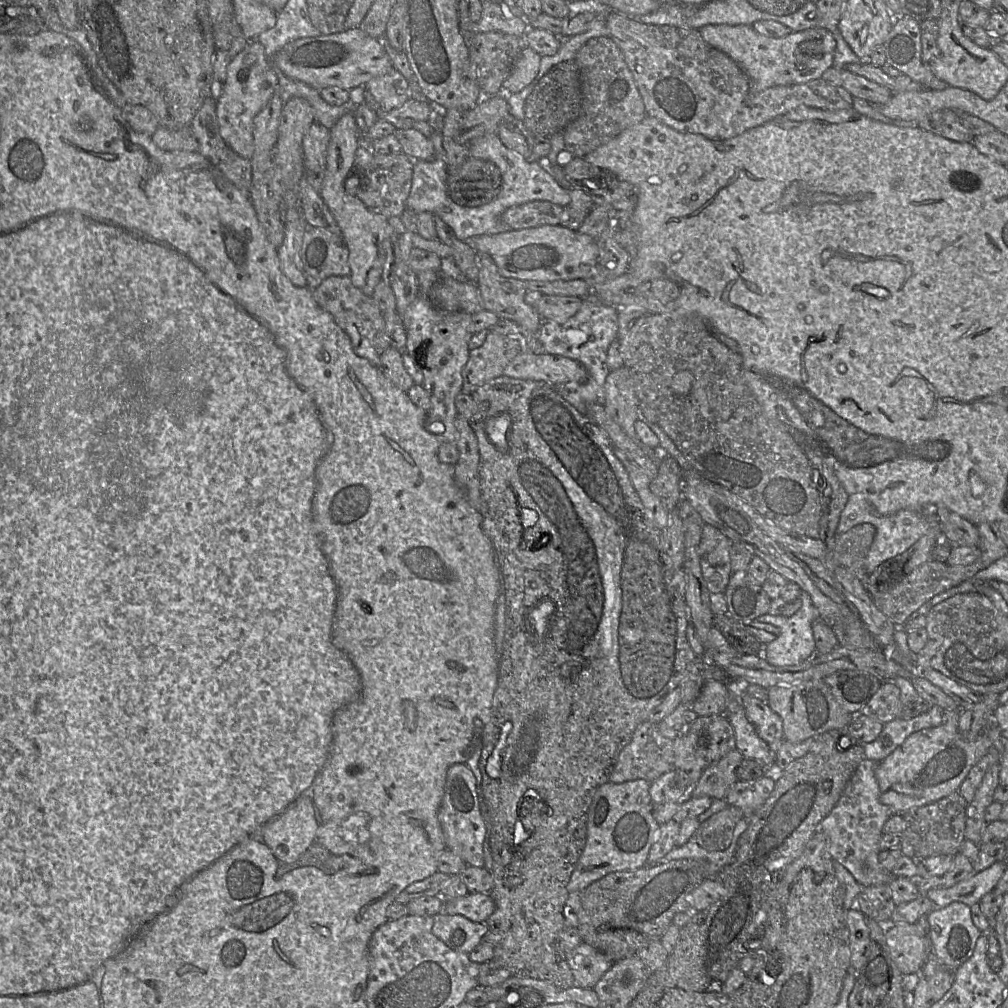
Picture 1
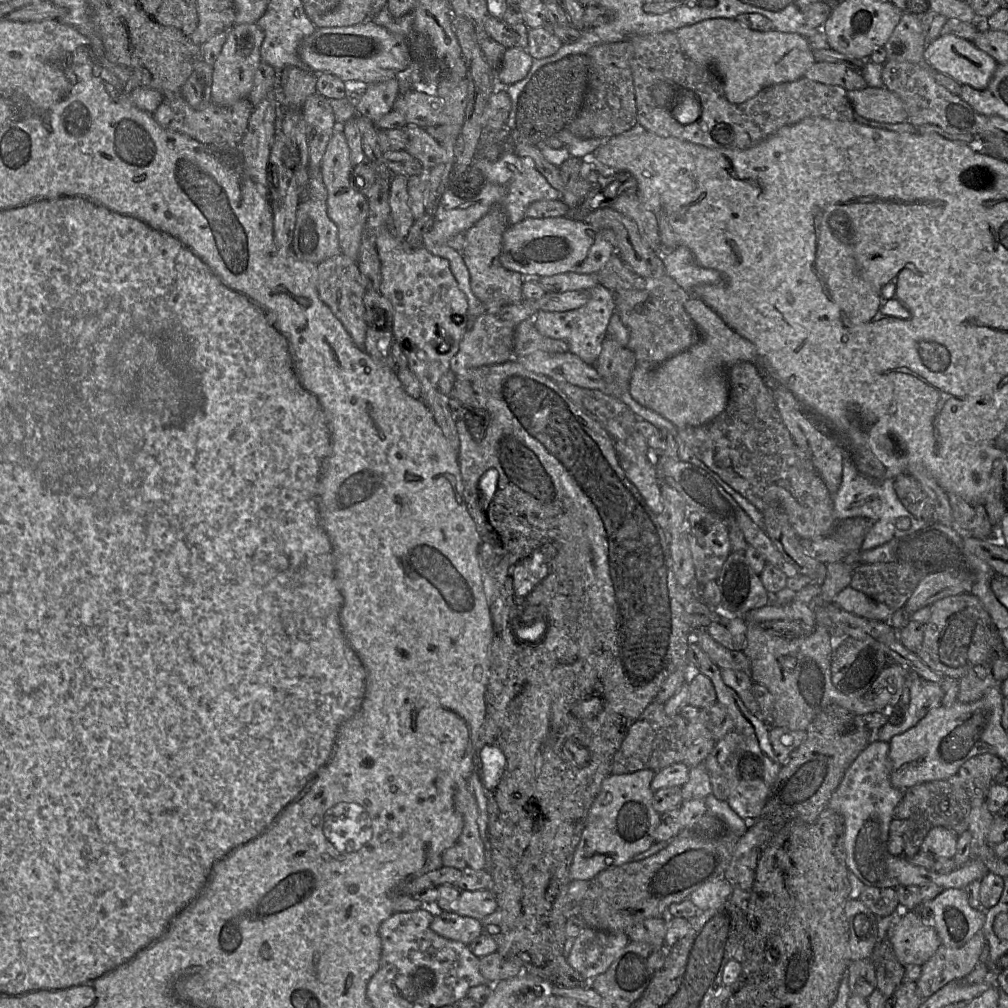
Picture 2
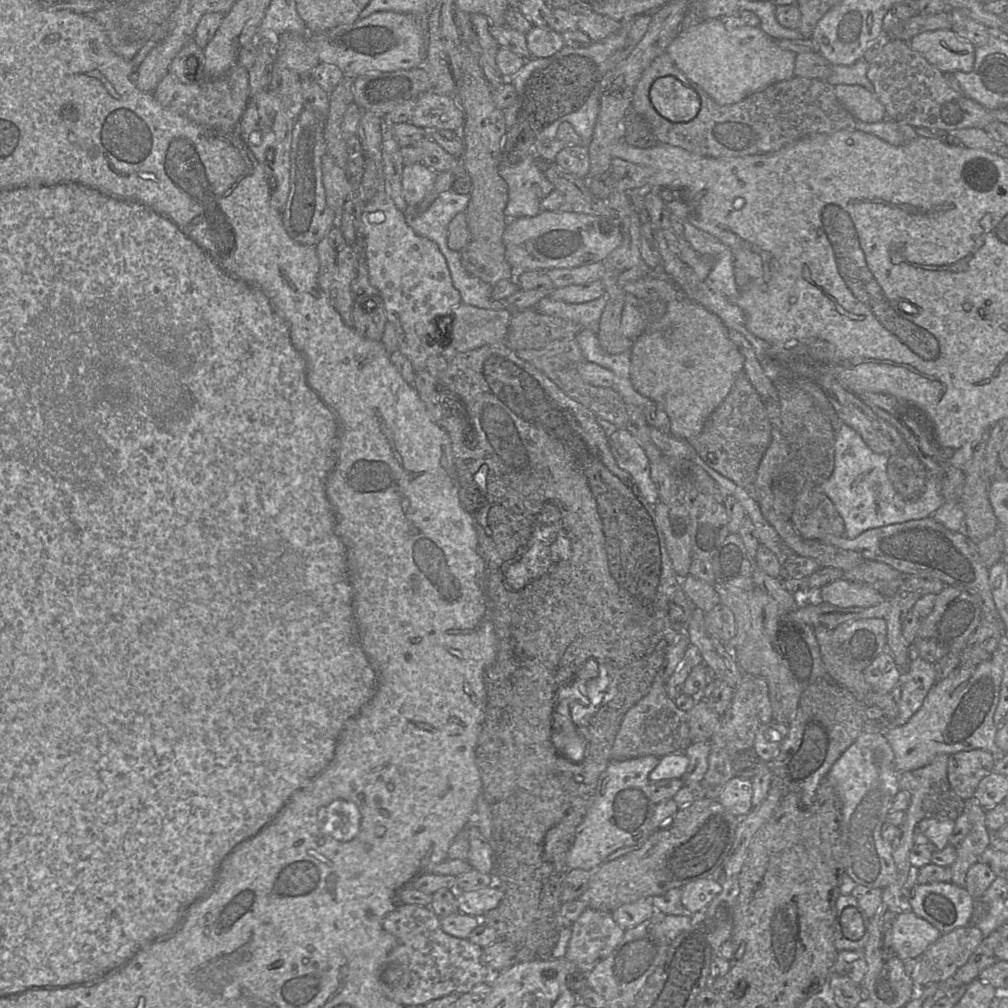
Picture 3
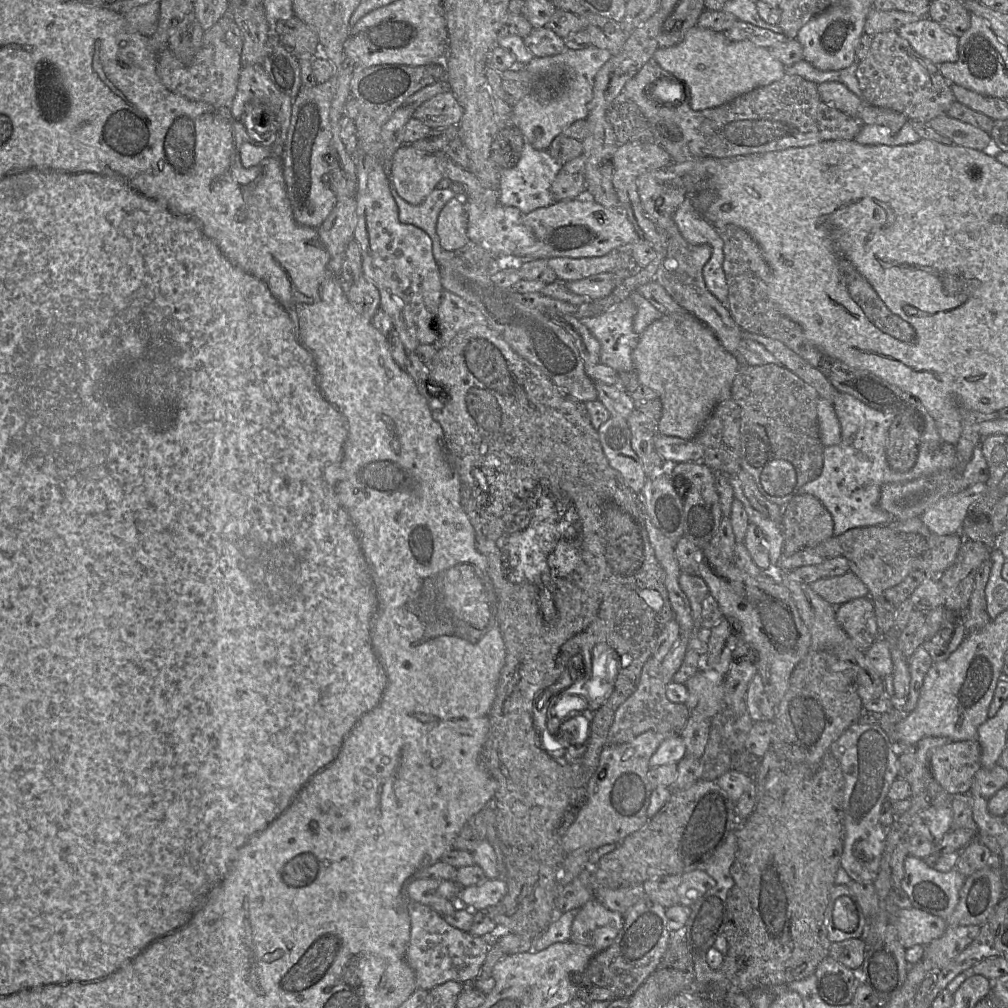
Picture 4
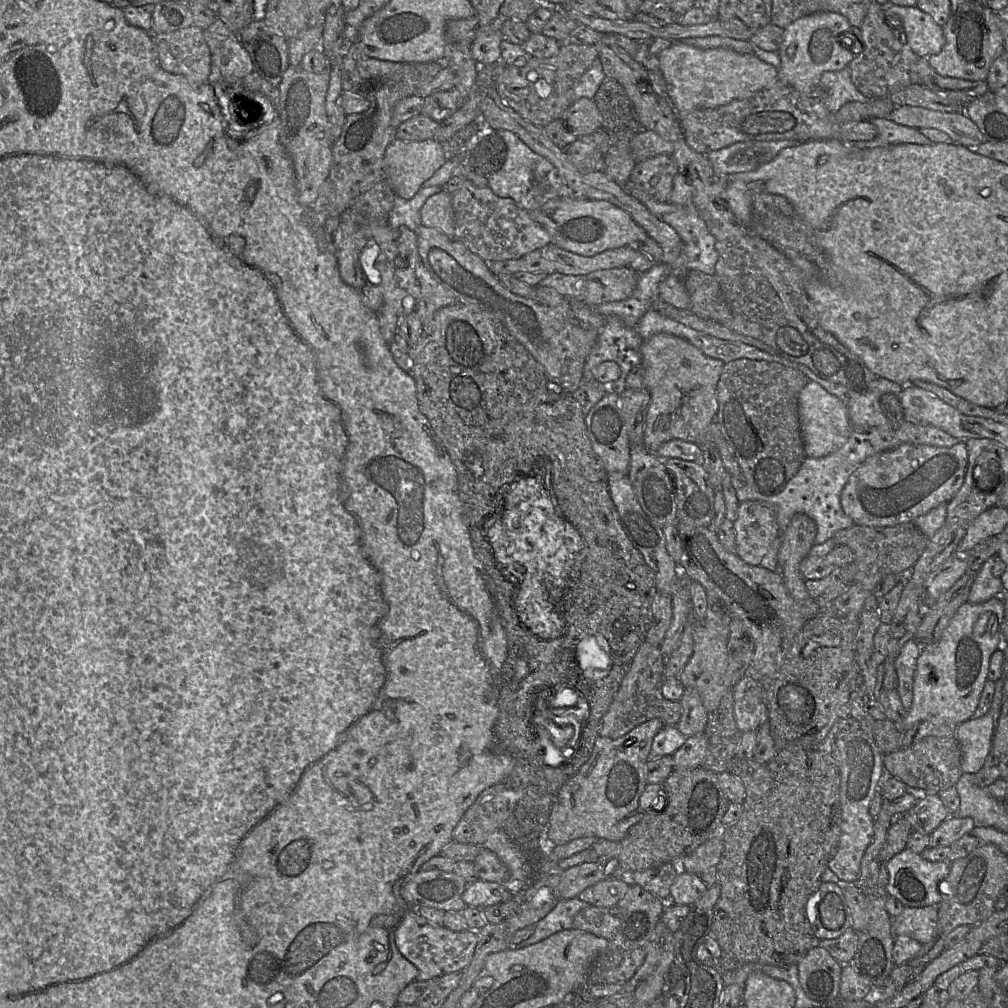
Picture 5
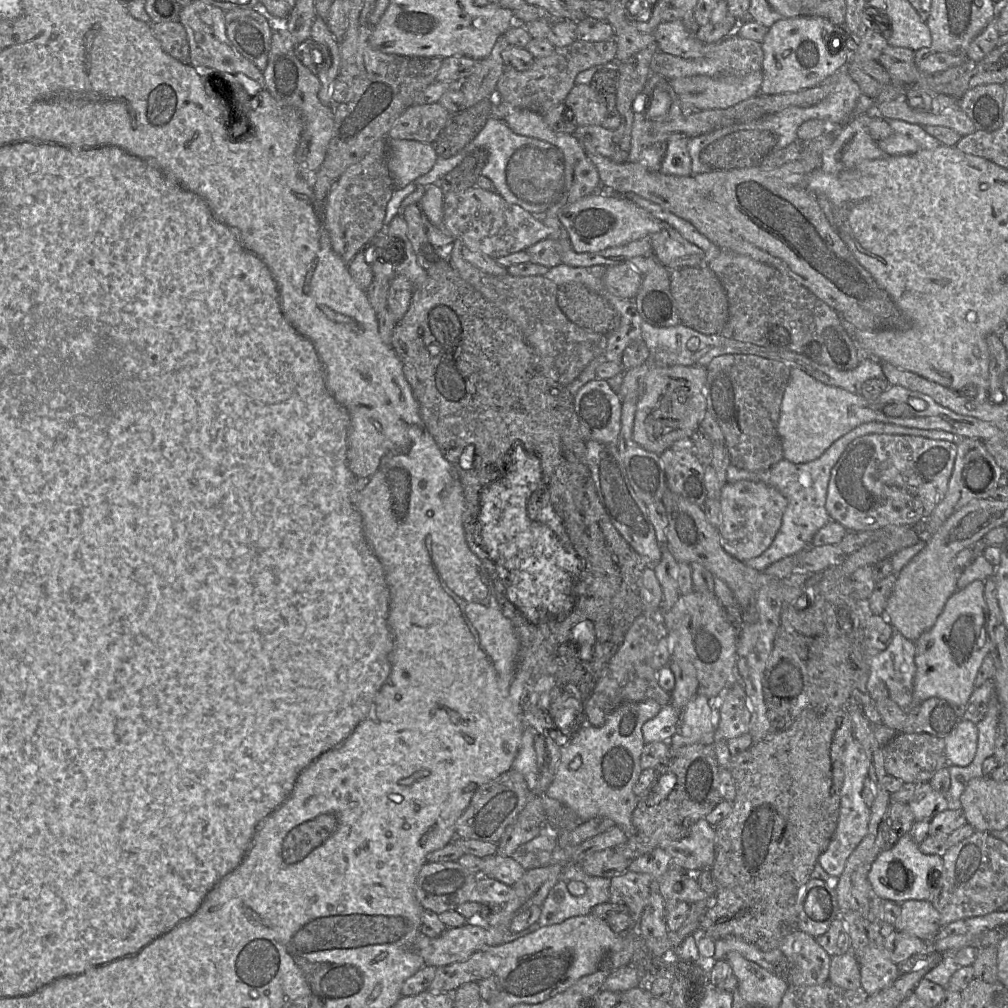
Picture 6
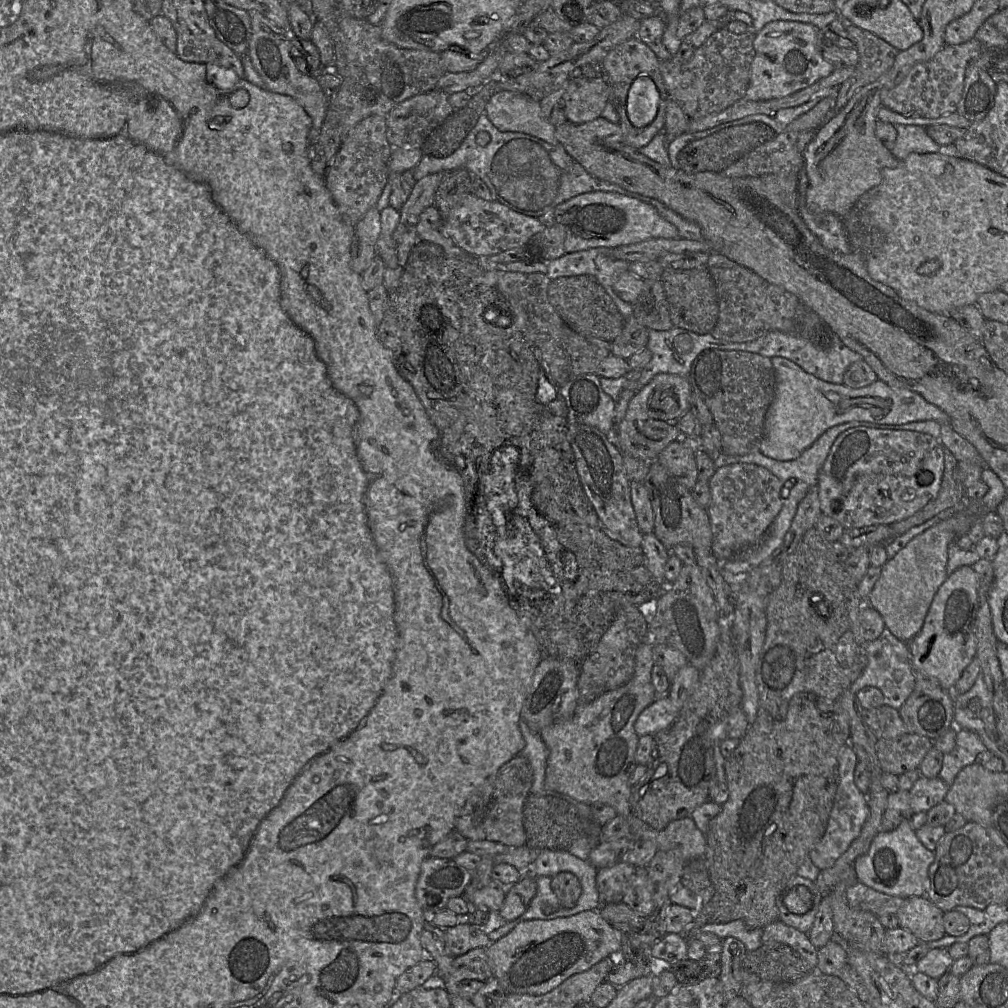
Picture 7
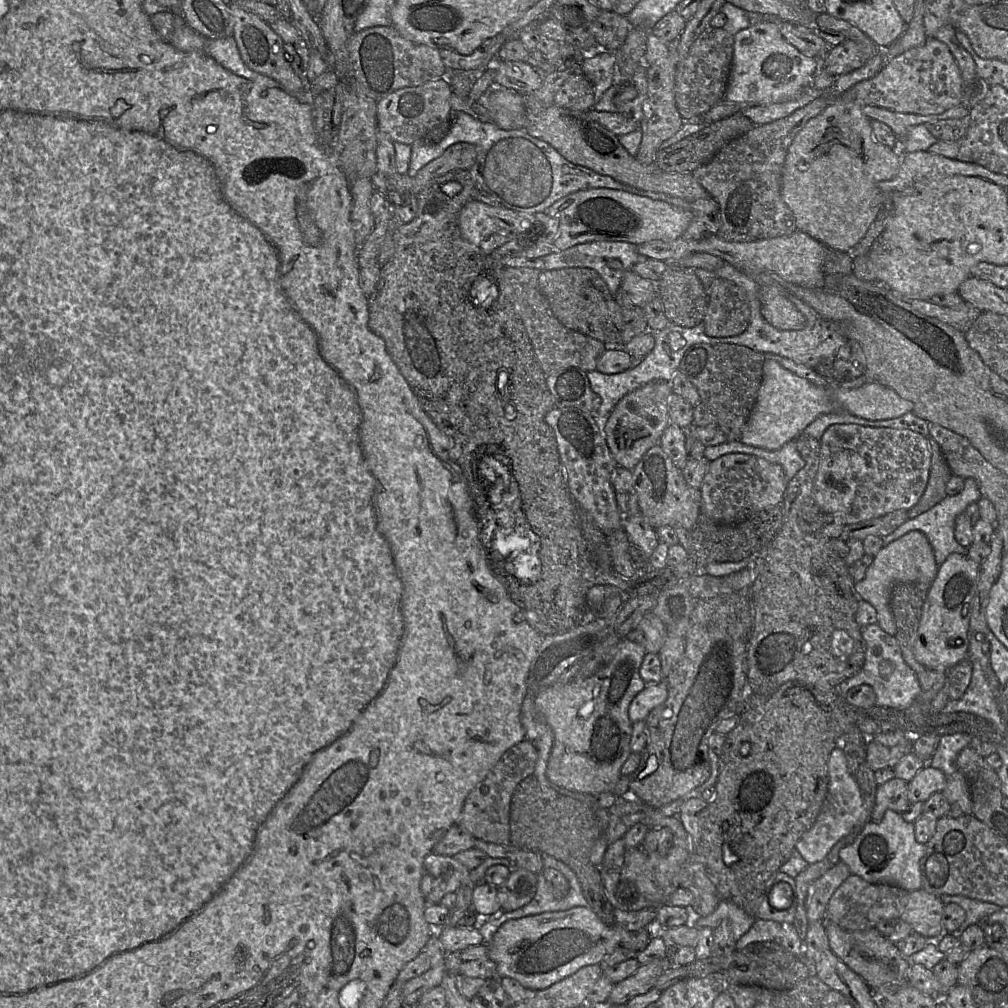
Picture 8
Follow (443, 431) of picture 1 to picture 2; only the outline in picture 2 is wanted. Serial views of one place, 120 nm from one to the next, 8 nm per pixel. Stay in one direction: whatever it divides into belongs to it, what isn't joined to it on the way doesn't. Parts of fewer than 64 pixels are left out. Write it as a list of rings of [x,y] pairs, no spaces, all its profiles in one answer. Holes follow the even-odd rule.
[[[389,224],[378,233],[375,239],[375,246],[381,264],[381,284],[379,292],[383,296],[389,299],[393,308],[392,330],[393,330],[394,340],[399,344],[400,349],[404,353],[408,362],[408,368],[414,373],[414,375],[420,382],[421,393],[422,393],[421,399],[423,399],[428,406],[428,402],[430,402],[431,399],[433,399],[435,392],[438,391],[438,383],[441,377],[445,373],[450,371],[451,359],[457,354],[460,342],[463,339],[463,336],[466,332],[467,320],[468,320],[467,299],[464,293],[459,289],[458,284],[451,272],[449,262],[446,259],[431,254],[424,246],[418,248],[410,247],[405,239],[401,240],[393,235],[392,231],[390,230]]]

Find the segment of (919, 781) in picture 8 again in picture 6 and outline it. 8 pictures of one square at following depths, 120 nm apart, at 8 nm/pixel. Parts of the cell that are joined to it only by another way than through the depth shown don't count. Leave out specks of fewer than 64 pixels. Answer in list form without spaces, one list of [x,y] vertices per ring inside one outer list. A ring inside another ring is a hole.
[[[927,782],[917,784],[914,795],[908,804],[915,821],[927,822],[952,805],[944,794],[934,790]]]

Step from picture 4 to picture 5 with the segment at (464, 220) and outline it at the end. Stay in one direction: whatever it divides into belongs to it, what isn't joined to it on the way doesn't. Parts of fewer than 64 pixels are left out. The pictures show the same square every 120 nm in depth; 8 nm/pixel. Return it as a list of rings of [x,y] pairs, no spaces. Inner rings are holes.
[[[445,189],[430,196],[421,209],[422,224],[454,237],[455,217],[452,197]]]

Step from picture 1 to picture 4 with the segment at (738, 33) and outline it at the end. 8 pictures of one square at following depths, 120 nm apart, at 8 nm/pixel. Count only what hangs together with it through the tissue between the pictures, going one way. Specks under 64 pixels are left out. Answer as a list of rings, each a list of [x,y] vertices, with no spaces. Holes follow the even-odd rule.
[[[697,26],[690,28],[677,45],[658,48],[653,59],[683,84],[689,105],[694,111],[721,106],[785,75],[785,66],[771,55],[769,49],[750,41],[732,41],[723,32]]]

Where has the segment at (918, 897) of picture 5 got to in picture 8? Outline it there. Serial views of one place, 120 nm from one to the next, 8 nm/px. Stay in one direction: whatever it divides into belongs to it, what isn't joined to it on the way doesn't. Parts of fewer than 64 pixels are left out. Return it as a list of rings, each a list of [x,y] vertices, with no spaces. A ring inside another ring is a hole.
[[[889,809],[885,811],[879,823],[866,822],[853,842],[840,849],[839,858],[847,865],[852,874],[860,876],[870,883],[891,884],[909,892],[922,888],[920,860],[925,851],[925,845],[919,843],[915,838],[913,823],[905,821],[900,813]]]

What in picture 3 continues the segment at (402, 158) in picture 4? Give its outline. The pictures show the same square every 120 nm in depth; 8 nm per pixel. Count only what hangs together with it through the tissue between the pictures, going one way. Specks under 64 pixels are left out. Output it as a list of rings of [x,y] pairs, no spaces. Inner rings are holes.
[[[422,162],[404,166],[402,172],[402,192],[409,207],[417,205],[430,193],[437,173]]]

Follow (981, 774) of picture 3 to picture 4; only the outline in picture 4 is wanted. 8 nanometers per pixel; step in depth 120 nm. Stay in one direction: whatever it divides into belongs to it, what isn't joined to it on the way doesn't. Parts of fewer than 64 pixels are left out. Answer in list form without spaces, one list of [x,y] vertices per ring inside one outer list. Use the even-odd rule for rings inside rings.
[[[950,741],[936,748],[930,758],[936,781],[951,795],[970,793],[976,772],[981,769],[981,747],[977,741]]]

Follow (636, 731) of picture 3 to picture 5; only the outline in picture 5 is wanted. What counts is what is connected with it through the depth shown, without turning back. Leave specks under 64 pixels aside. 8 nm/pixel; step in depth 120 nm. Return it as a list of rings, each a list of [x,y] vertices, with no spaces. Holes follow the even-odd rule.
[[[648,641],[643,642],[629,664],[608,711],[603,716],[601,736],[618,739],[654,718],[660,719],[664,725],[677,725],[682,706],[679,701],[666,699],[662,692],[662,685],[666,678],[665,660],[660,646],[655,646]]]

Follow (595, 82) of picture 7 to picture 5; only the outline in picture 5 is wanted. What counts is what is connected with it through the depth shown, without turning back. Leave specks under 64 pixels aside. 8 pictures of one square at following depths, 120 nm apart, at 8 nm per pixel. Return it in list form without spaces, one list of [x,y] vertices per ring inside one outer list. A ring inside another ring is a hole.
[[[586,97],[574,101],[562,119],[566,127],[577,137],[604,129],[602,115],[594,99]]]

